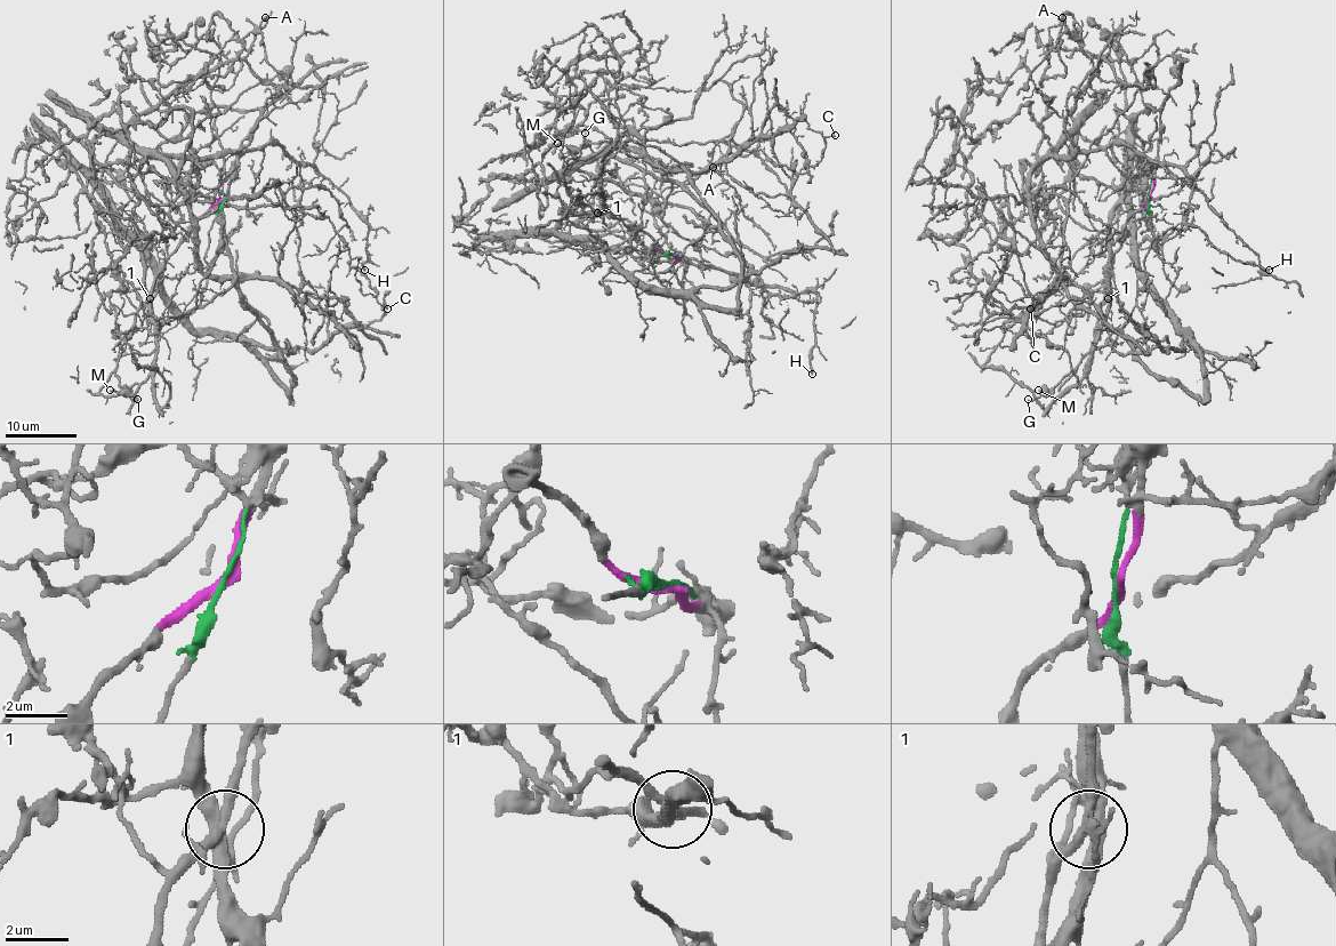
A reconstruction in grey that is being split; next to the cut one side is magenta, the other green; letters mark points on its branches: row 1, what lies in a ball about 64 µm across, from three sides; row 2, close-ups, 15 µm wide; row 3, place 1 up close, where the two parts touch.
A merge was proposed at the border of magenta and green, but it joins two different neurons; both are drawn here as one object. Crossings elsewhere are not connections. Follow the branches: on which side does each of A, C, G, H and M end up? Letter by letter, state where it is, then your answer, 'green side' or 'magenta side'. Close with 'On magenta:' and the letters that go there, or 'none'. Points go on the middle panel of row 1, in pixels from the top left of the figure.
A: at (713, 167); green side
C: at (835, 135); green side
G: at (585, 133); magenta side
H: at (812, 374); green side
M: at (557, 143); magenta side
On magenta: G, M

